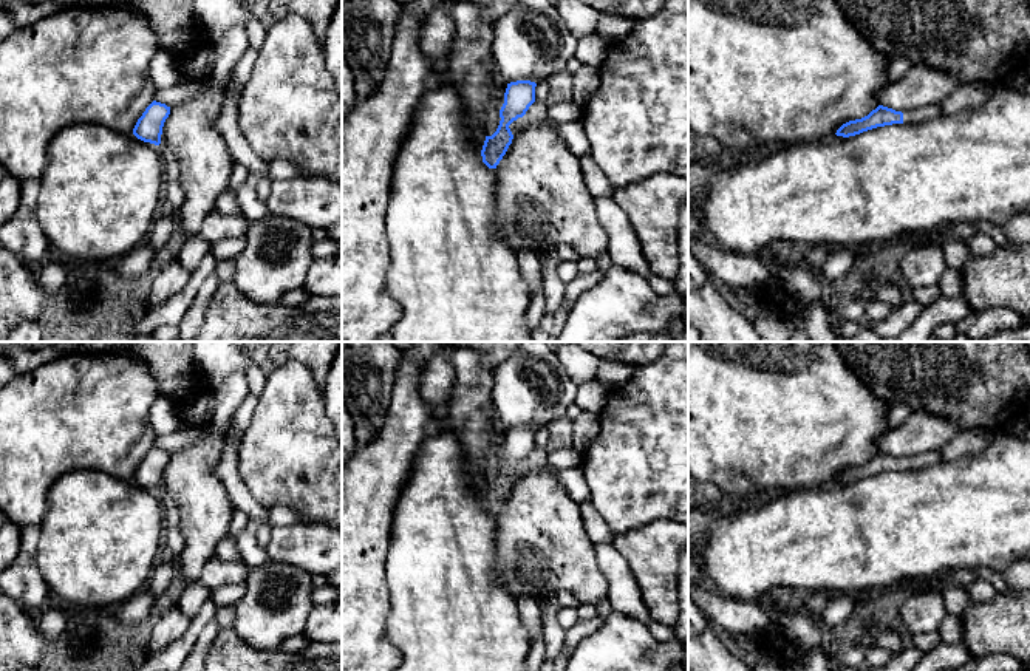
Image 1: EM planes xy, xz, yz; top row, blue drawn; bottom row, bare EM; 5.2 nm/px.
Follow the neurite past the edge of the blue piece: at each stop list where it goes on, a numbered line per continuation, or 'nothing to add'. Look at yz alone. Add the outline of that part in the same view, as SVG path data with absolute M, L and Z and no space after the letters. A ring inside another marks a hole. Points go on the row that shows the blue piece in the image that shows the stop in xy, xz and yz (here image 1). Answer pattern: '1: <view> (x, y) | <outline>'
1: yz (925, 113) | M926 105L916 110L903 110L903 124L922 124L942 114L940 105Z

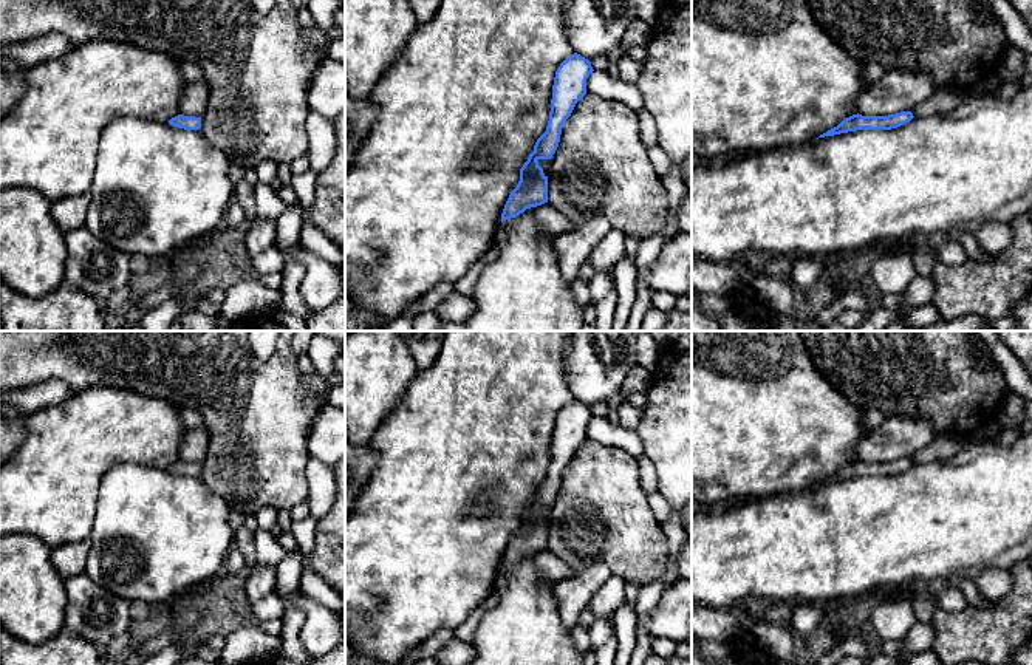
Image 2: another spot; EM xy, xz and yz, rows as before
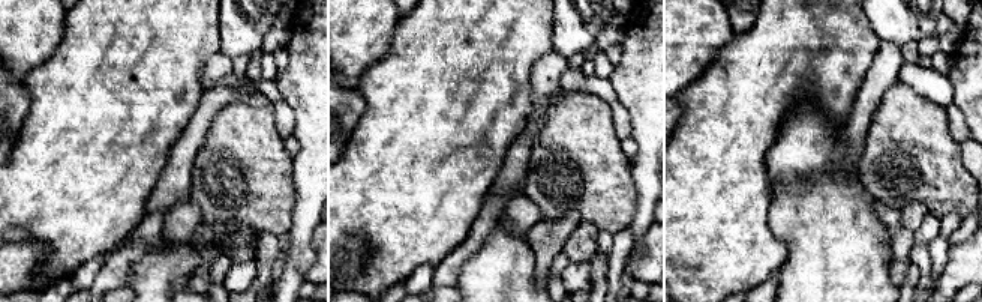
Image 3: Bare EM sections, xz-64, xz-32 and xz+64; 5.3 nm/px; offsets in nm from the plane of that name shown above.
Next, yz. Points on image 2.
nothing to add

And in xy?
nothing to add

